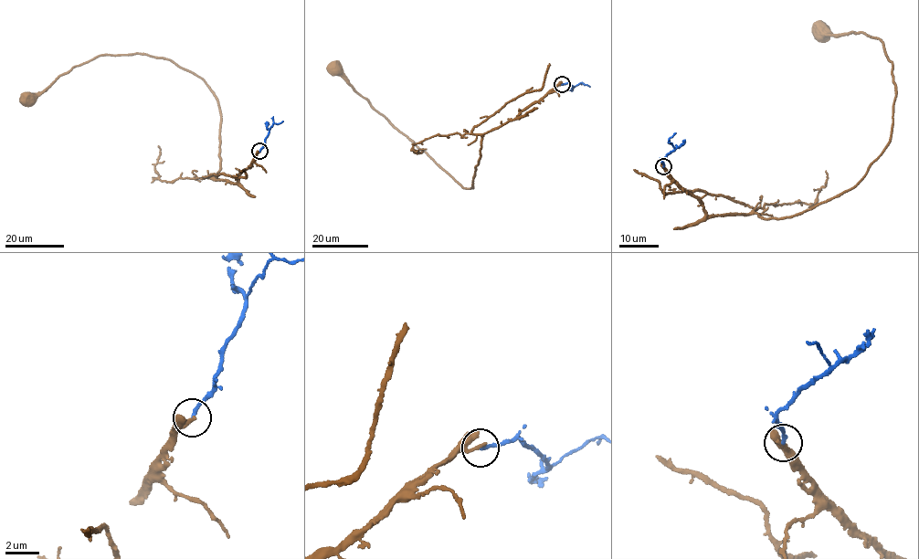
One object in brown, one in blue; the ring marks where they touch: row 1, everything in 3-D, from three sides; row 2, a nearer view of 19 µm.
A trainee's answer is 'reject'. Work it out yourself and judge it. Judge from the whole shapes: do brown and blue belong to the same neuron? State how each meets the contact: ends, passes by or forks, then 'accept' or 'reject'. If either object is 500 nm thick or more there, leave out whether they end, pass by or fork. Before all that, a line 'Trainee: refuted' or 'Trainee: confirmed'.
Trainee: confirmed
brown ends | blue ends | reject

